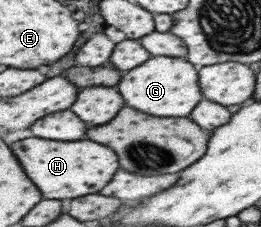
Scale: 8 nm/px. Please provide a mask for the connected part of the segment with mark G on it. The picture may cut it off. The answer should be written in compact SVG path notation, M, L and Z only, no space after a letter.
M161 55L159 57L149 58L147 63L143 63L141 67L129 71L119 87L121 93L125 95L127 105L155 115L155 117L189 117L191 111L203 101L203 93L199 87L199 73L195 69L196 65L189 63L179 57L171 57Z

